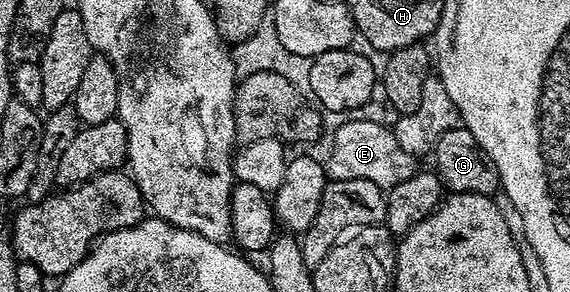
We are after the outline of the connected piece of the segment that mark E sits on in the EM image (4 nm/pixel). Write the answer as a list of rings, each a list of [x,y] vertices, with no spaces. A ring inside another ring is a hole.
[[[348,118],[347,122],[334,128],[335,140],[331,143],[331,152],[325,158],[325,170],[328,180],[364,179],[373,181],[373,185],[389,189],[409,181],[417,170],[416,156],[405,153],[397,142],[394,130],[387,123]]]

